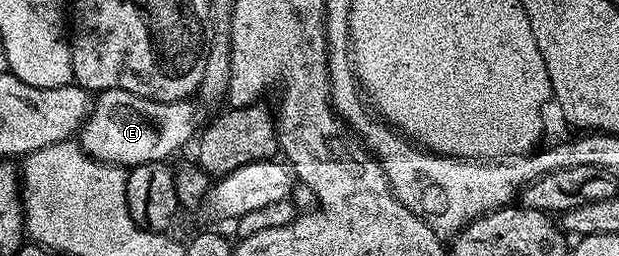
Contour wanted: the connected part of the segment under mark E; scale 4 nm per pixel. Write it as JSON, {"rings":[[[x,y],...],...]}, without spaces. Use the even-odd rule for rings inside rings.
{"rings":[[[104,89],[94,98],[91,112],[77,134],[77,141],[88,157],[107,161],[111,165],[130,167],[141,163],[167,161],[182,145],[190,143],[191,136],[193,141],[200,128],[199,113],[194,104],[196,102],[191,99],[154,101],[141,95],[133,95],[129,91]]]}

